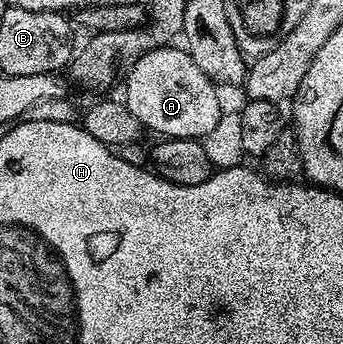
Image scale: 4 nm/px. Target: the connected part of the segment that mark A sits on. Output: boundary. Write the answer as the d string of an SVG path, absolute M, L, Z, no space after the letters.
M162 47L144 53L129 70L125 81L125 106L139 119L146 129L154 129L162 138L191 137L202 139L223 114L221 101L217 98L218 86L199 67L195 67L195 59L184 48Z

